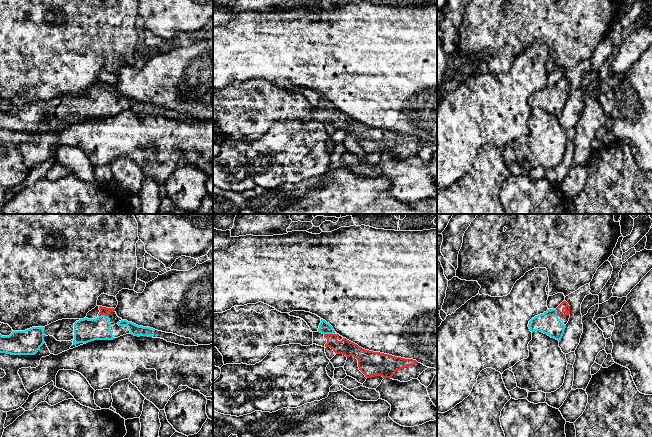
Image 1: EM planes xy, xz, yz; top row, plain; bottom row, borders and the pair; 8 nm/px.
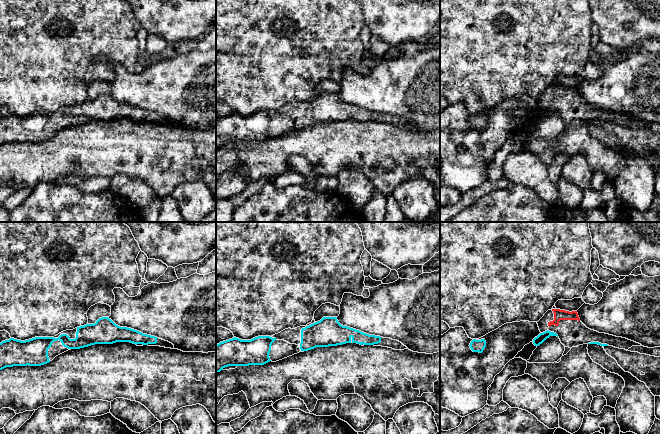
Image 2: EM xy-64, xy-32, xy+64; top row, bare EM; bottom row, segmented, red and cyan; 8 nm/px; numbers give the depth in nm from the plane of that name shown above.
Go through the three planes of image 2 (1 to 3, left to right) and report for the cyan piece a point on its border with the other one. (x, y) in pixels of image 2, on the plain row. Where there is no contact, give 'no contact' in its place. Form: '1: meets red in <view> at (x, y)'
1: no contact
2: no contact
3: no contact

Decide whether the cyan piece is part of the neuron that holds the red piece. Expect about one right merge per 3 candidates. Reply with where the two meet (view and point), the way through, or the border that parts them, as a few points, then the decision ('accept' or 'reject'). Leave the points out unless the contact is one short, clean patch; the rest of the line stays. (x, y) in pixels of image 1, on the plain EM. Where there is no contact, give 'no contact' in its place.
contact xy (103, 90); way xy (105, 87), (103, 90), (89, 106), (86, 106); accept

